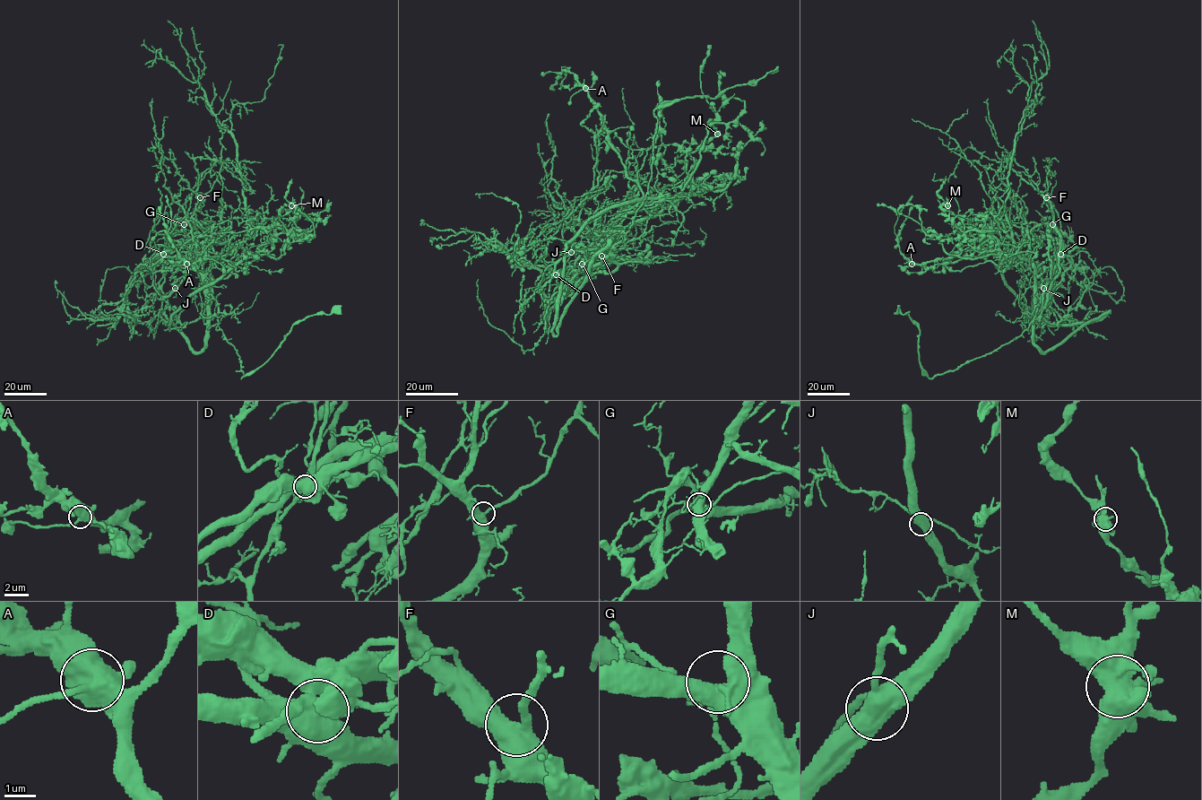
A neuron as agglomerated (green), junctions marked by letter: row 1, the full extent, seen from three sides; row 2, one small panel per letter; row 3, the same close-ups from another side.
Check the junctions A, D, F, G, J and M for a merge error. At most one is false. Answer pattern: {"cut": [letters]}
{"cut": ["D"]}

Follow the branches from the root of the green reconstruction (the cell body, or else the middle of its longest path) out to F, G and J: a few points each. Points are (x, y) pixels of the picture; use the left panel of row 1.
F: (205, 281), (203, 267), (190, 256), (189, 259), (190, 239), (185, 230), (185, 220), (198, 206), (200, 197)
G: (205, 281), (203, 267), (190, 256), (189, 259), (190, 239), (184, 224)
J: (205, 281), (191, 268), (175, 288)

